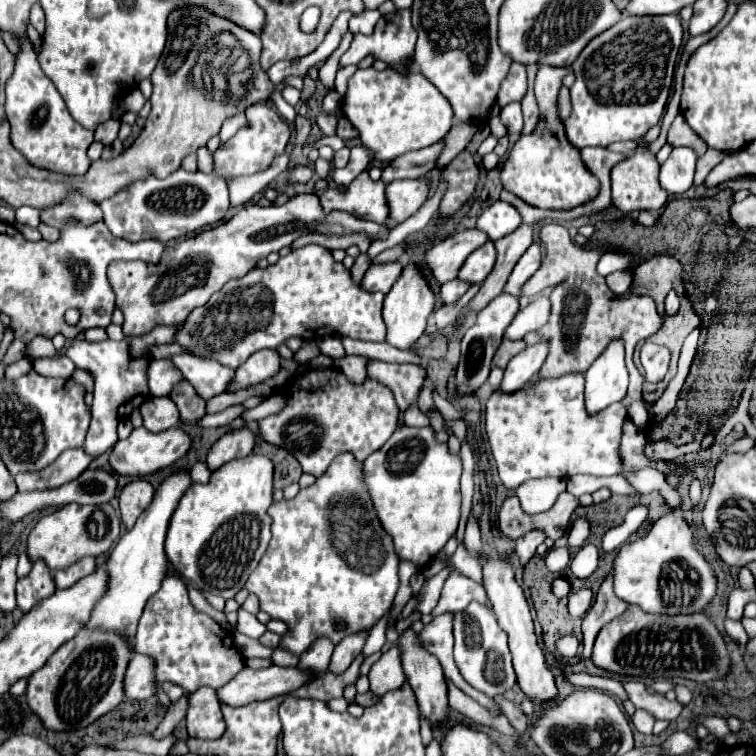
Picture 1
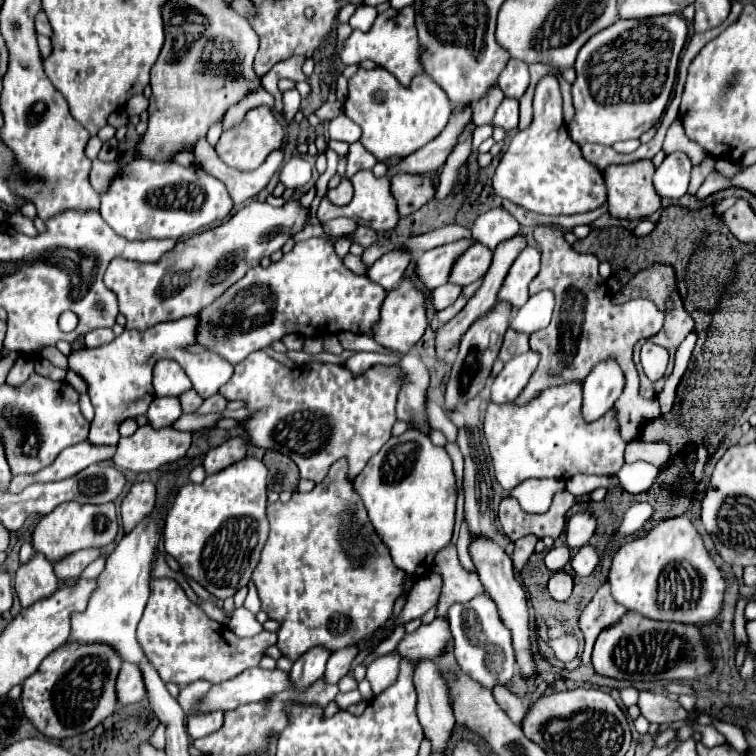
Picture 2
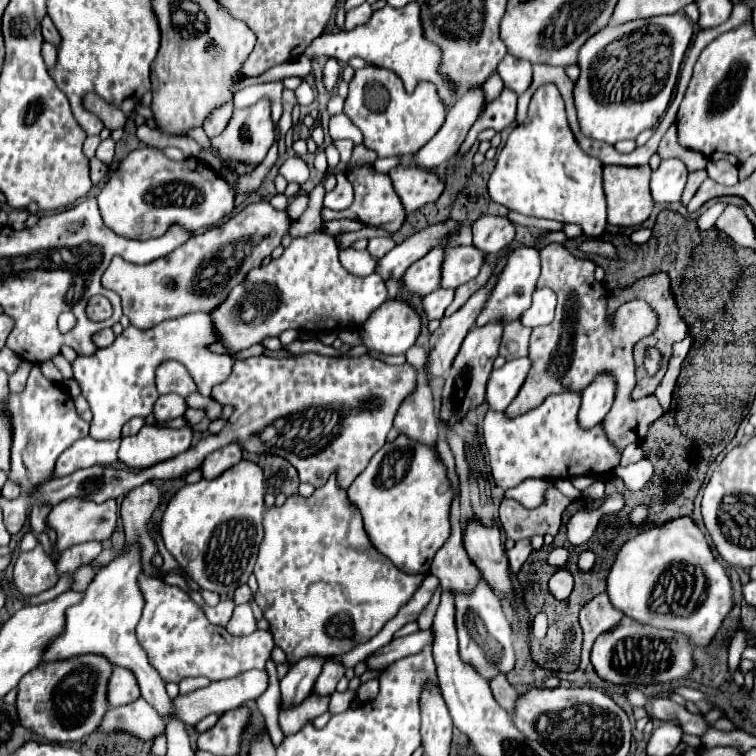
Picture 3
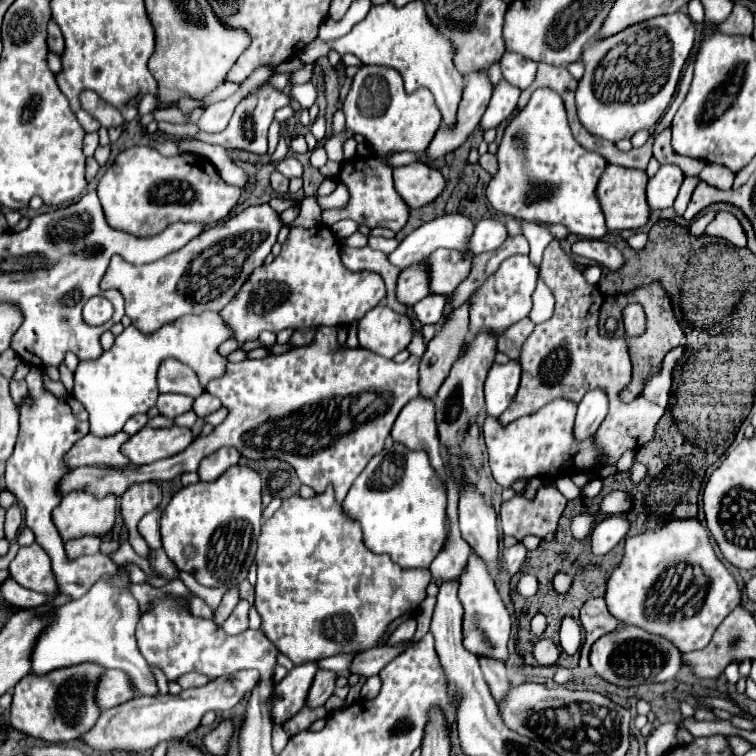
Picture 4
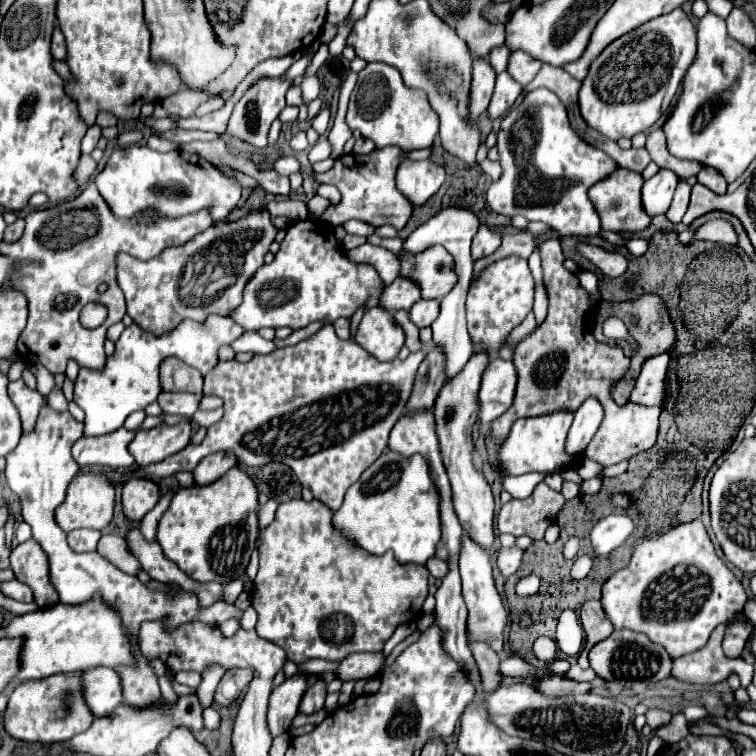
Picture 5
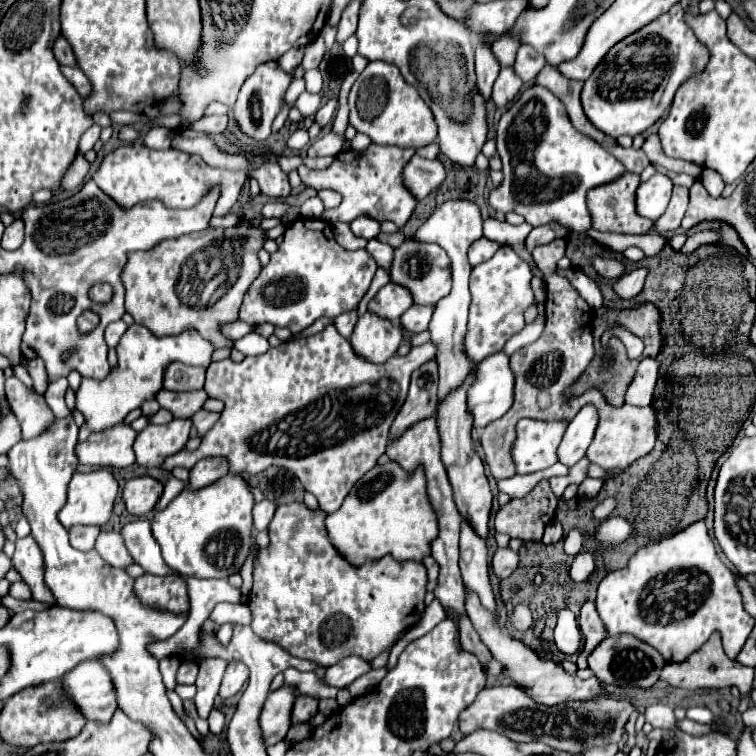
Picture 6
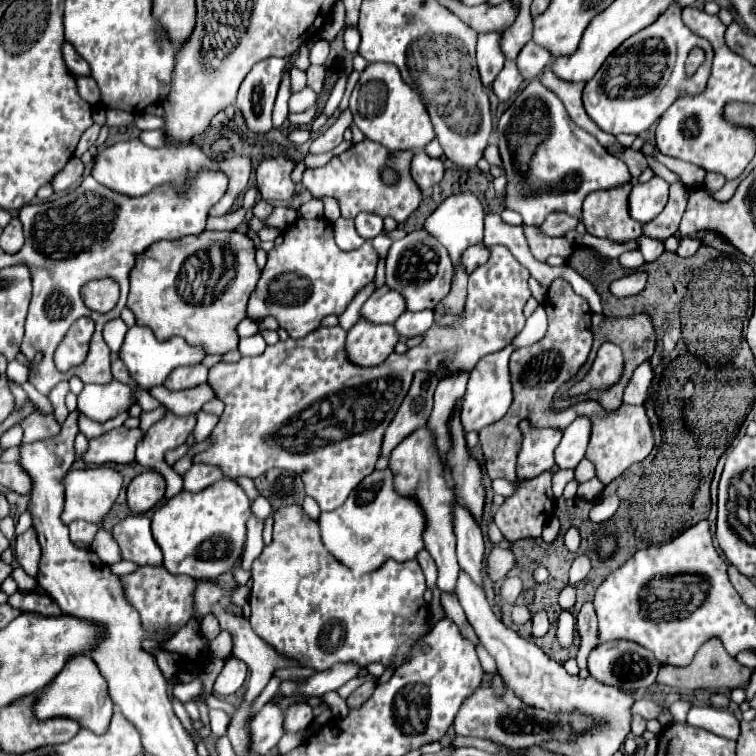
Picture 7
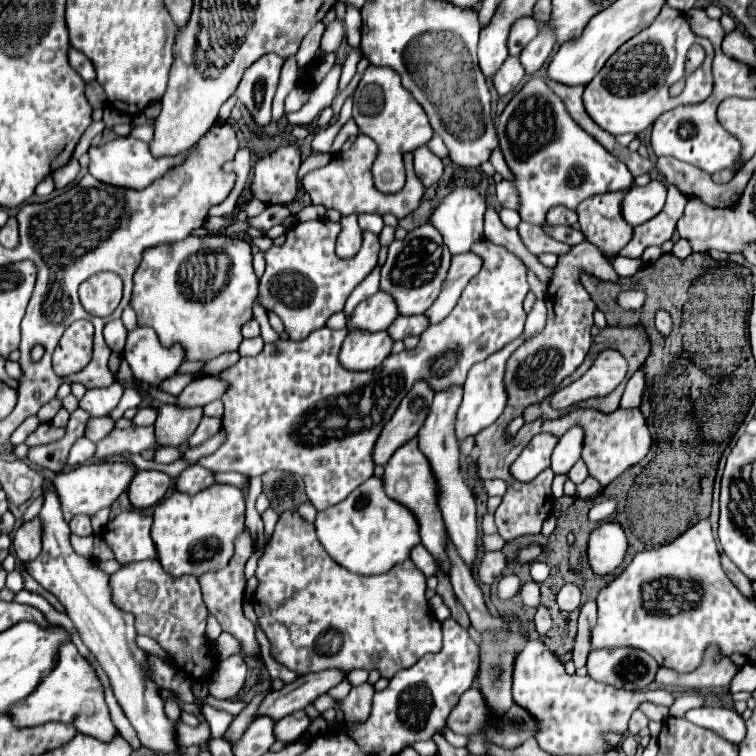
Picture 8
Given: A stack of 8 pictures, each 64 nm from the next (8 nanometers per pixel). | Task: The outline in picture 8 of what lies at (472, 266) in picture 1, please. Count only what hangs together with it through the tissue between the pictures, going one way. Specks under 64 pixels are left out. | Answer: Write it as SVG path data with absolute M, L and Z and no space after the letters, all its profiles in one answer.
M422 224L408 232L404 240L394 240L388 248L388 260L382 266L380 290L394 296L400 314L424 314L436 296L440 296L440 288L444 284L444 276L448 274L452 254L442 244L442 236L430 224Z

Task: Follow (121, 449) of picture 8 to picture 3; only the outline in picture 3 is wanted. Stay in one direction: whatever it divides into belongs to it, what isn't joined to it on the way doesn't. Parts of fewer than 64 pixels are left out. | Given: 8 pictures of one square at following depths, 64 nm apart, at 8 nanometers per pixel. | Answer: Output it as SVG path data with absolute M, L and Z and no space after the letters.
M90 436L78 440L76 444L72 444L68 450L64 450L54 466L52 478L60 478L60 476L68 476L80 468L86 466L94 466L94 464L112 464L118 460L116 452L118 452L118 444L120 440L92 440Z

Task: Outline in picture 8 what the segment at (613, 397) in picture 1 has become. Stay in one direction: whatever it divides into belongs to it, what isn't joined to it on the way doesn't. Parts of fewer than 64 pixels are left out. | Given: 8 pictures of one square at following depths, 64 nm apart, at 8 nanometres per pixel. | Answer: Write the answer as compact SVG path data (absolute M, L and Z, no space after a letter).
M572 426L556 444L552 452L552 470L556 474L568 472L578 460L584 444L584 430L580 426Z

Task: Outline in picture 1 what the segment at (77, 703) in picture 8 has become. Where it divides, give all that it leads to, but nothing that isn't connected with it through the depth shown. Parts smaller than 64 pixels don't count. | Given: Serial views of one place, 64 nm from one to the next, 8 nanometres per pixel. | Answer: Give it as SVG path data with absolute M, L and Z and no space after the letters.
M144 654L132 656L124 678L124 690L128 698L146 700L150 696L156 696L158 682L156 682L154 664L156 660L152 660L152 656L144 656Z

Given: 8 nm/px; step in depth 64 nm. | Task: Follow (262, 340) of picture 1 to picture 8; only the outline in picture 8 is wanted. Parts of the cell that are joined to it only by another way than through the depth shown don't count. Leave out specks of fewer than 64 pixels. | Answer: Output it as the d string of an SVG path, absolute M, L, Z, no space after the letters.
M326 218L298 222L286 230L286 242L282 246L272 246L264 256L266 272L260 278L260 294L256 302L264 310L280 316L284 330L292 340L304 340L310 332L322 328L332 314L342 312L352 290L376 268L380 250L376 234L364 232L360 252L352 258L338 258L334 250L338 232L340 224Z

